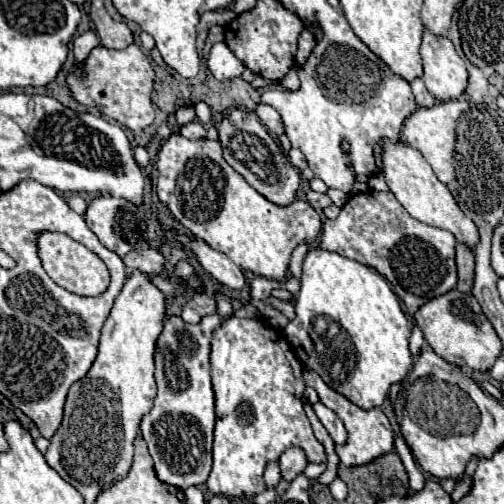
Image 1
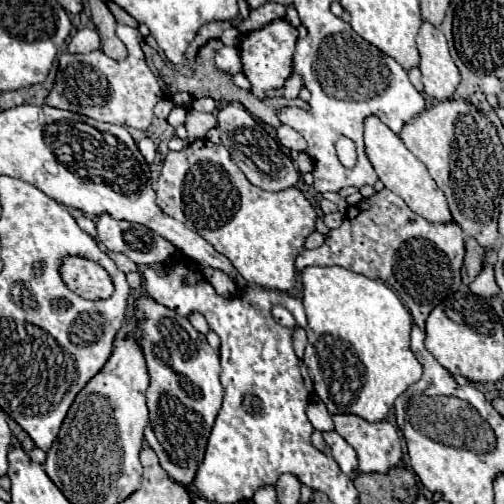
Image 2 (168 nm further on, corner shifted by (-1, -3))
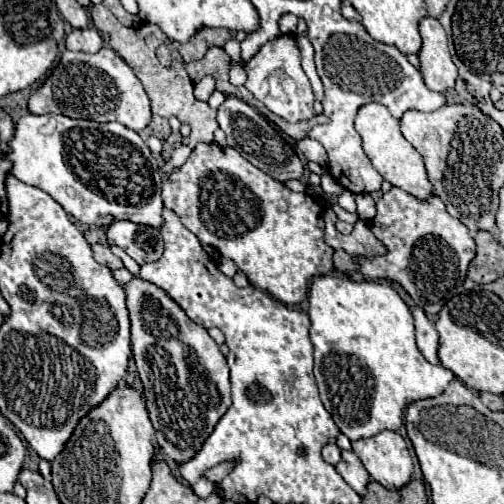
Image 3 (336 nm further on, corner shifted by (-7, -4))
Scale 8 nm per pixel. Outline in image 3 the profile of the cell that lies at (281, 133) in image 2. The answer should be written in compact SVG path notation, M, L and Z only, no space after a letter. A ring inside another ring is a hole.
M307 137L307 139L297 141L297 147L303 151L305 159L315 161L315 163L319 163L319 165L327 165L327 151L325 151L325 147L323 147L319 141Z

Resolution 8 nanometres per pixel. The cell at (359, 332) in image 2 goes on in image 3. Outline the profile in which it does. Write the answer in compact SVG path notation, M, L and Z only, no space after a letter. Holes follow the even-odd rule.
M319 275L311 283L309 291L309 319L311 319L311 343L315 347L315 381L323 407L331 413L335 425L351 441L373 437L379 431L397 431L403 425L407 405L437 397L455 379L455 375L443 367L431 365L415 343L413 315L399 293L389 283L377 281L351 281L337 275Z

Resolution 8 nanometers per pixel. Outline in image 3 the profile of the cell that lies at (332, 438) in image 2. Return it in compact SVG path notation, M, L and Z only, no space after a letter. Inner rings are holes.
M341 451L341 461L337 463L335 469L355 493L359 493L361 497L367 493L369 473L365 471L361 459L353 451Z

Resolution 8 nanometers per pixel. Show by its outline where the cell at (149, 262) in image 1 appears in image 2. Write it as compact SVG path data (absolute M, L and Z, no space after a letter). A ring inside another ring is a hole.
M107 252L107 254L115 260L115 264L119 266L119 270L123 270L125 274L127 274L127 272L139 272L139 270L141 270L141 268L139 268L133 260L129 260L125 254L117 254L117 252Z

